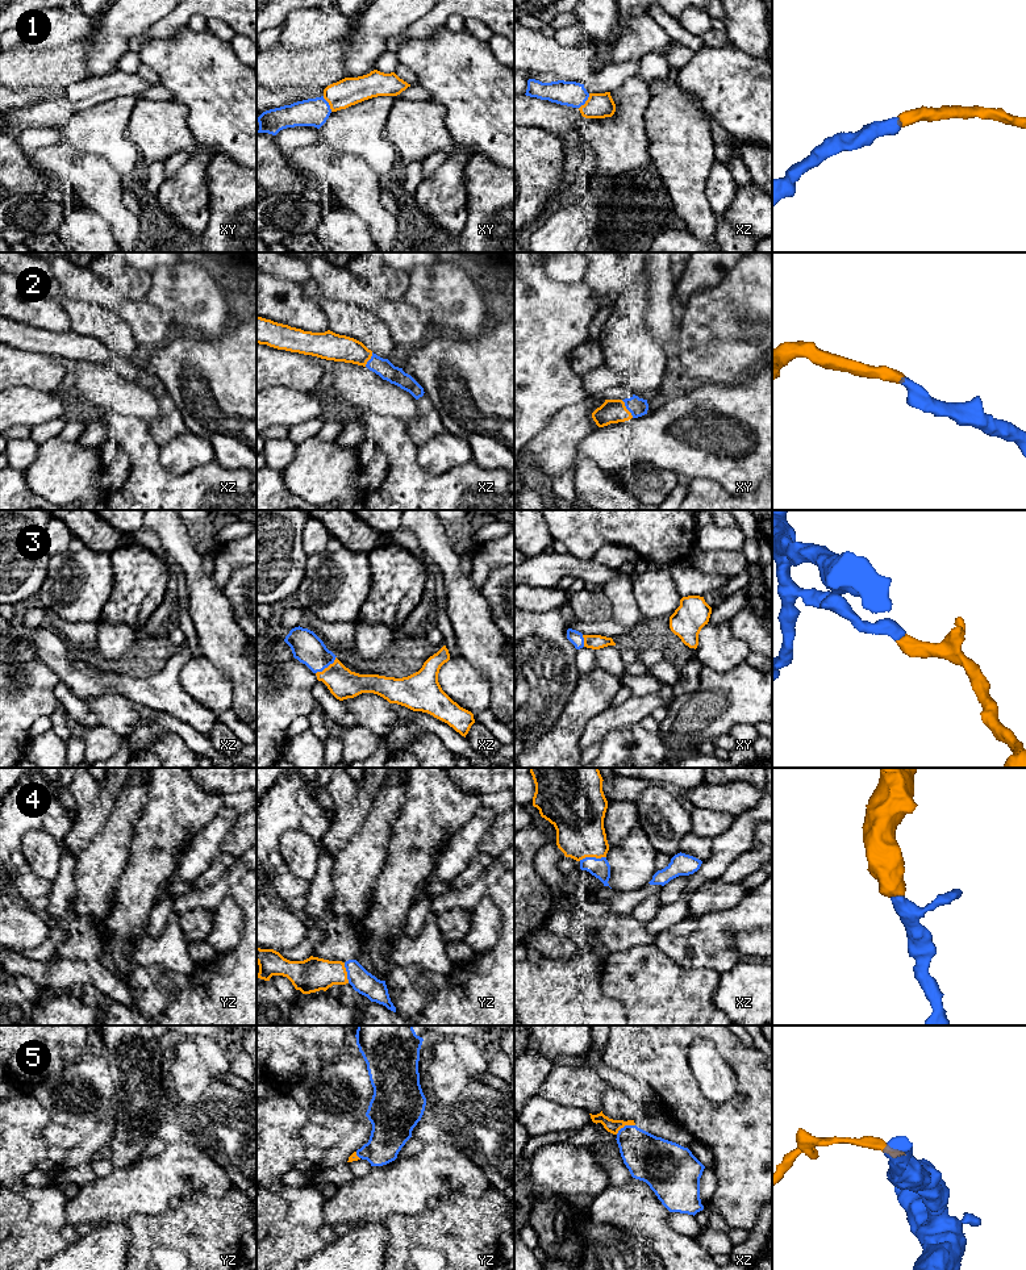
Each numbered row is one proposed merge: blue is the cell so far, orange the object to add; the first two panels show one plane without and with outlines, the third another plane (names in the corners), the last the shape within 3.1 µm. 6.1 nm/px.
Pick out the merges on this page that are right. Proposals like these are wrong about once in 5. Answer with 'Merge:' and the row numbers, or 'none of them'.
Merge: 1, 2, 3, 4, 5

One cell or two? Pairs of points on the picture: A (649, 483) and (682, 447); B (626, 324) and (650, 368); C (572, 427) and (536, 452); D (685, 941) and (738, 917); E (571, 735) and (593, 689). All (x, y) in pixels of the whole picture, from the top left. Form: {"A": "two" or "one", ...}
{"A": "two", "B": "one", "C": "one", "D": "one", "E": "one"}

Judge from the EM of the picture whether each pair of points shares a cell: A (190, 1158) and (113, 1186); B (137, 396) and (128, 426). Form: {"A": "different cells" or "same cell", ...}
{"A": "same cell", "B": "different cells"}

